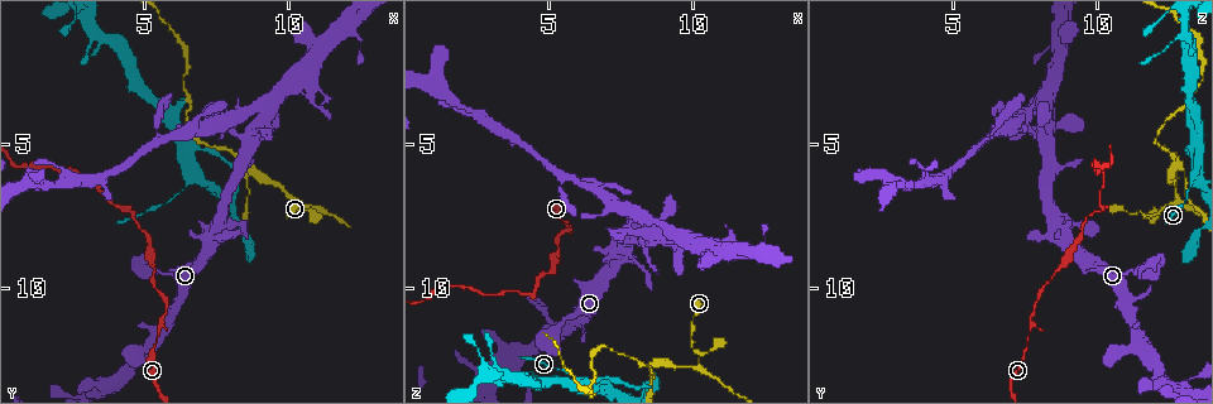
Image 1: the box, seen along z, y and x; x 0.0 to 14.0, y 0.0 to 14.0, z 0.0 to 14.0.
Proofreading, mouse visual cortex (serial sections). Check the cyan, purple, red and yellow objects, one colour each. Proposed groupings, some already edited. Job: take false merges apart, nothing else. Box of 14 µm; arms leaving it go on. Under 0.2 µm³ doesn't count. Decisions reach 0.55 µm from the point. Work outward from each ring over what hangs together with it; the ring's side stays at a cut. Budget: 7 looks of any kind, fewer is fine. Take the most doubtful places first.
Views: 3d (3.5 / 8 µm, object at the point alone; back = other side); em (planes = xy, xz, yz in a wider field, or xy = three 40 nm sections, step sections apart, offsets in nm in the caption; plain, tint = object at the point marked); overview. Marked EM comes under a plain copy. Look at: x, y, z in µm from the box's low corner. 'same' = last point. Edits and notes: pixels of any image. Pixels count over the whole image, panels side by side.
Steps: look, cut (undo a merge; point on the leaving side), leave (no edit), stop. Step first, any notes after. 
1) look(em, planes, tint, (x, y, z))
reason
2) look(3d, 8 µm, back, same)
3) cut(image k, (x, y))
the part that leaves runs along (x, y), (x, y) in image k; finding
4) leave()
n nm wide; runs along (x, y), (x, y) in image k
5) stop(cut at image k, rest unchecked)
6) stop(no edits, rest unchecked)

look(em, planes, tint, (10.2, 7.0, 12.7))
arms part here

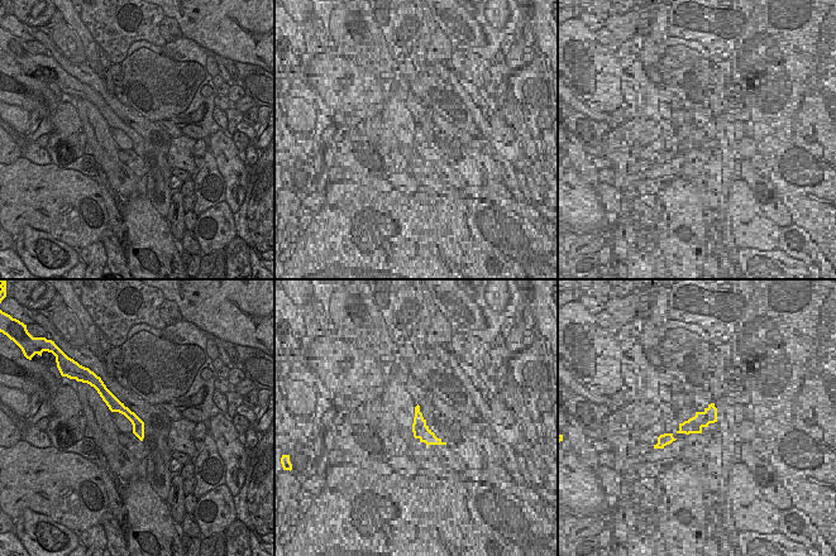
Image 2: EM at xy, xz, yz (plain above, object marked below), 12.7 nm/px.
look(3d, 3.5 µm, same)

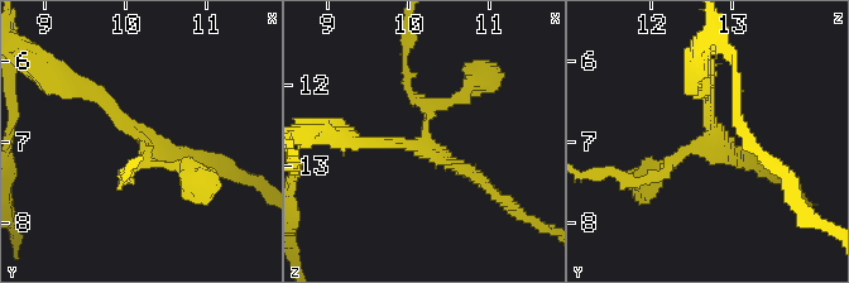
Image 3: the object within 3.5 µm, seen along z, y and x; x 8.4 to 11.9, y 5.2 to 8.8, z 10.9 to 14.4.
leave()
runs along (104, 394), (137, 422), (141, 435) in image 2; all the same cell

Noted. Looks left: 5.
look(3d, 3.5 µm, (8.4, 5.7, 12.6))
three arms meet

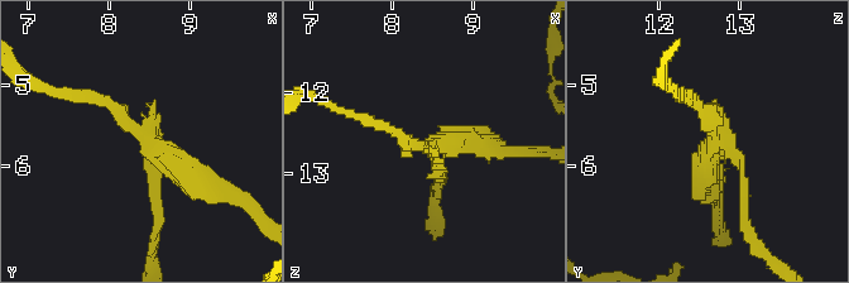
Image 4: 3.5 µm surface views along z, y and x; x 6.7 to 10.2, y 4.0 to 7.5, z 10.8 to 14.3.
look(em, planes, tint, (8.50, 5.75, 12.70))
need the tissue

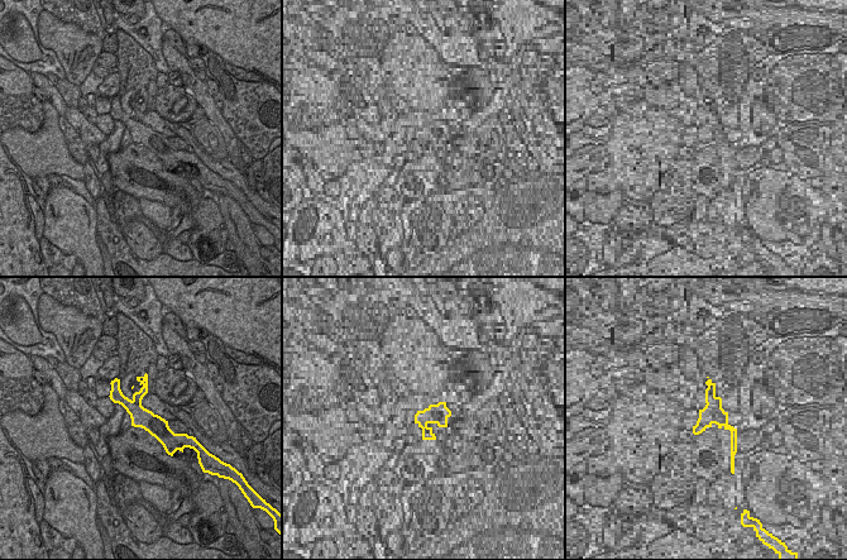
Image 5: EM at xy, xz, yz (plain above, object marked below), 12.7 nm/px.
cut(image 4, (743, 185))
the part that leaves runs along (722, 140), (740, 159), (744, 221), (763, 253) in image 4; a second cell is stuck on

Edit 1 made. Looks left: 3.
look(3d, 3.5 µm, (5.8, 10.8, 7.8))
narrows sharply

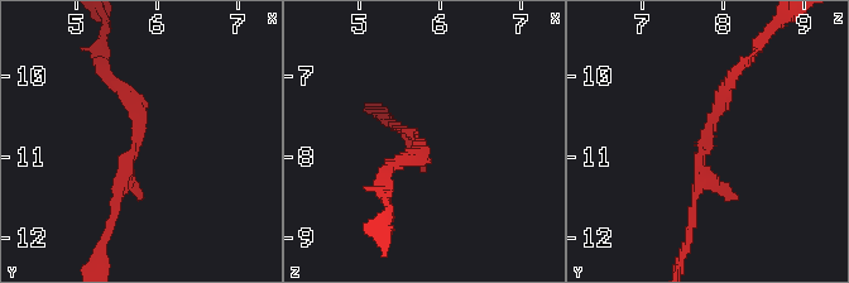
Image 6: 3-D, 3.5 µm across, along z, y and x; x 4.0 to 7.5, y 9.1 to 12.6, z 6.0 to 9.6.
look(em, xy, step 5, tint, (5.70, 10.75, 7.80))
arms of 150, 200 nm; shape alone is not enough

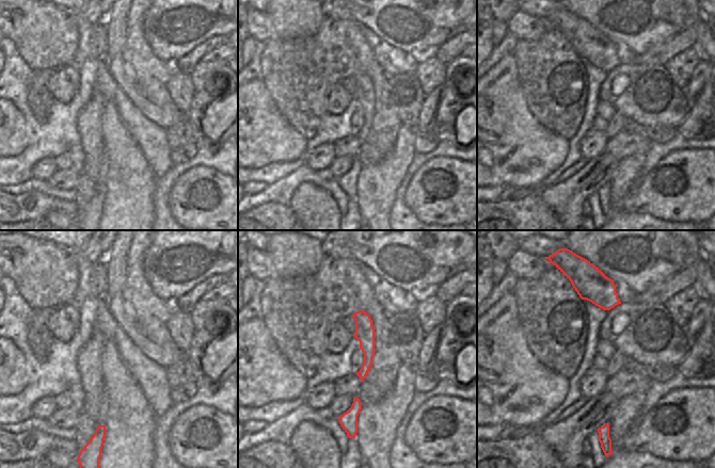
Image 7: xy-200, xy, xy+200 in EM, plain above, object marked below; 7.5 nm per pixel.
leave()
runs along (362, 313), (367, 345), (362, 375) in image 7; continuous, no second cell

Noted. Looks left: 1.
stop(cut at image 4, rest unchecked)

